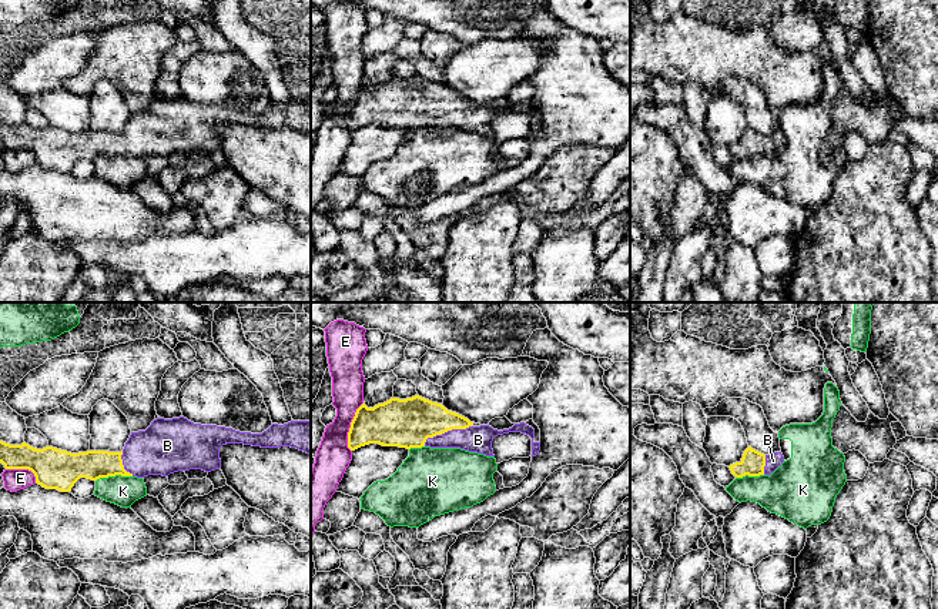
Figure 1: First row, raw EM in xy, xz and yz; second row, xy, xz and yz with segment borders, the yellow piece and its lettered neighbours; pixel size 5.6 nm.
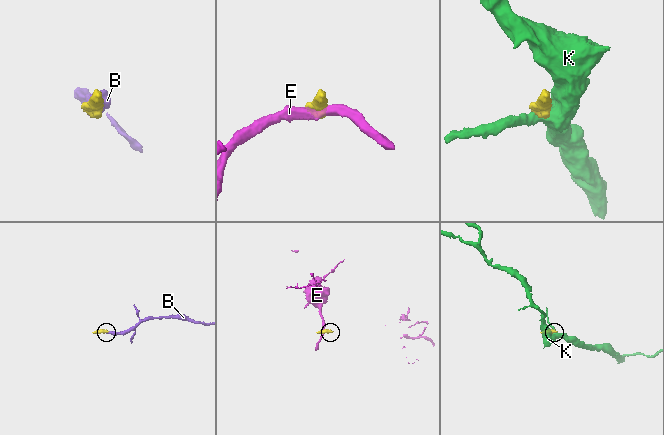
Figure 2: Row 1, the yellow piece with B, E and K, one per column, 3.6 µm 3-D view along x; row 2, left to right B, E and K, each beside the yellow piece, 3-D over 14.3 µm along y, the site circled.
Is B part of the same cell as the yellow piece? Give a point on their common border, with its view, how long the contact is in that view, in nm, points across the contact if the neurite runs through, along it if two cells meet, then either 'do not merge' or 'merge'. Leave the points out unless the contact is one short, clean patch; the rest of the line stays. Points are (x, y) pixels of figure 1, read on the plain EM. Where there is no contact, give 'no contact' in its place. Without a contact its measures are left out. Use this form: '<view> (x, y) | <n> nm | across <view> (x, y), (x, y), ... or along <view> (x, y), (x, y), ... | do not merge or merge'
xz (445, 111) | 300 nm | across xz (408, 103), (431, 104), (445, 111), (456, 111), (478, 120) | merge

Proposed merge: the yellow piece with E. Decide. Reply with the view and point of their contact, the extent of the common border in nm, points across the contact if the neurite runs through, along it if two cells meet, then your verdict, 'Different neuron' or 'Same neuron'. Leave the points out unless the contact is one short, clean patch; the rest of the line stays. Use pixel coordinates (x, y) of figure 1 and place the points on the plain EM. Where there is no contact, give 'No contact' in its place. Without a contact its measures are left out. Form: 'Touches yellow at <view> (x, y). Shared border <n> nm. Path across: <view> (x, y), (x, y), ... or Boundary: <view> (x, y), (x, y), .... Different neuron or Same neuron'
Touches yellow at xz (351, 107). Shared border 280 nm. Boundary: xz (364, 83), (357, 90), (348, 113), (348, 129), (351, 131). Different neuron

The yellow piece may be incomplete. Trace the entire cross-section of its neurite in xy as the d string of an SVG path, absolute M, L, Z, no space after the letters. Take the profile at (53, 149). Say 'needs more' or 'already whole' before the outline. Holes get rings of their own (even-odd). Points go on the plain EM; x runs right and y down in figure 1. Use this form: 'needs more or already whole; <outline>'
needs more; M184 97L157 98L145 111L131 113L121 133L87 131L71 134L53 127L37 130L23 123L10 126L0 121L0 143L6 150L29 150L36 157L36 164L46 170L70 173L80 158L97 161L108 157L163 155L178 151L202 150L211 153L221 148L220 128L227 124L244 124L261 128L291 127L311 134L311 101L291 101L284 106L272 104L262 114L239 113L232 108L201 106Z

